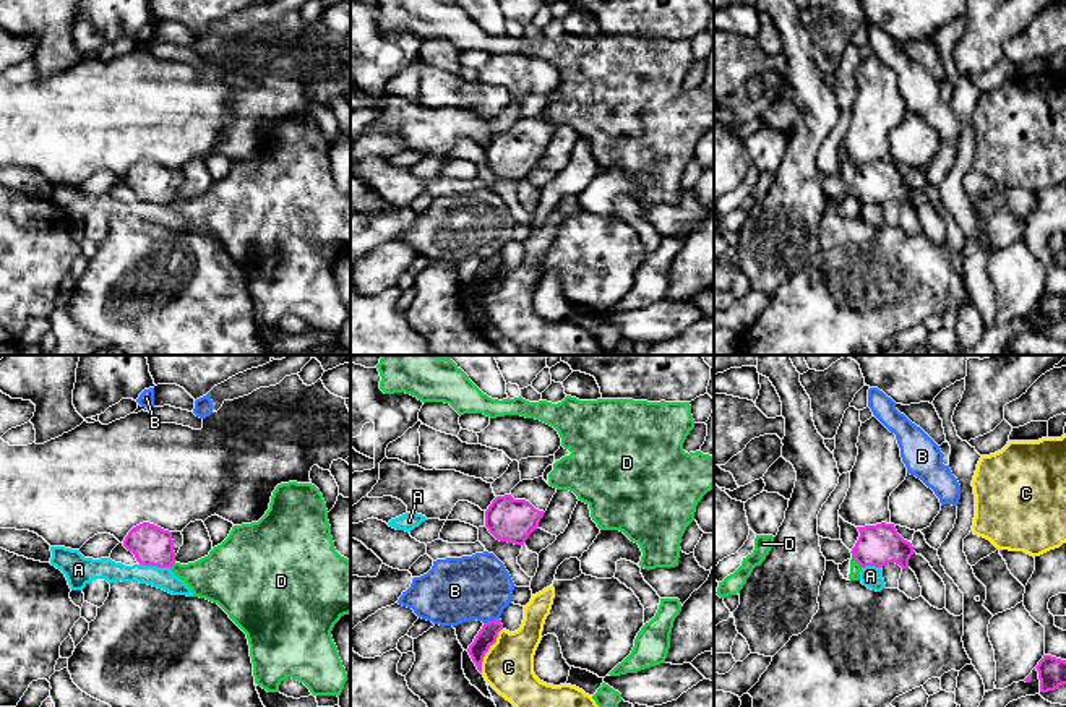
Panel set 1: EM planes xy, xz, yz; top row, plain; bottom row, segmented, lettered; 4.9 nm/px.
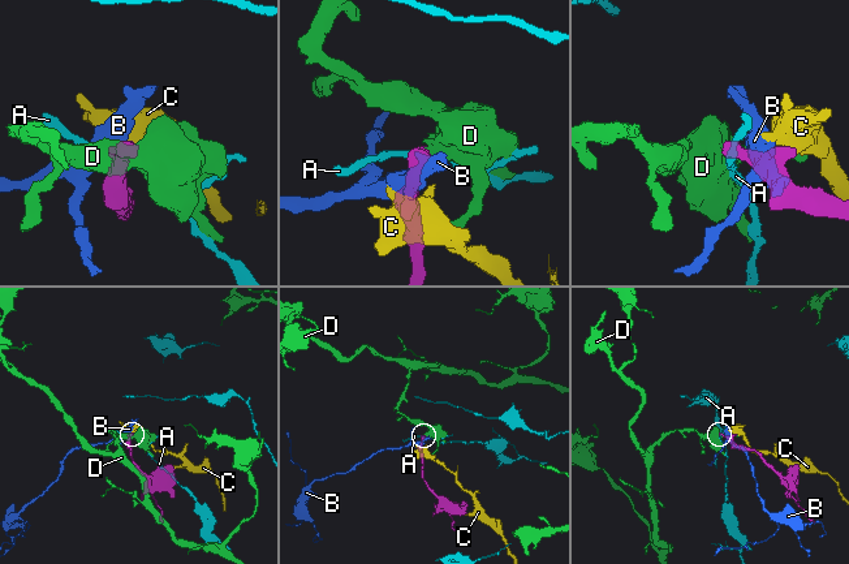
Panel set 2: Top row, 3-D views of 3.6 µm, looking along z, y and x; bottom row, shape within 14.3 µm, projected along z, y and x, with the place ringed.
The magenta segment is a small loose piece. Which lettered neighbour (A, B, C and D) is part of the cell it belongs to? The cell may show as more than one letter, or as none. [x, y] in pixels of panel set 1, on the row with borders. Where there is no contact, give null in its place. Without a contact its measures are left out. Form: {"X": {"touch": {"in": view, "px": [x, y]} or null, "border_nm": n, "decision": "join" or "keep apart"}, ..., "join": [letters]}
{"A": {"touch": {"in": "xy", "px": [154, 565]}, "border_nm": 150, "decision": "keep apart"}, "B": {"touch": {"in": "xz", "px": [490, 621]}, "border_nm": 90, "decision": "keep apart"}, "C": {"touch": {"in": "xz", "px": [487, 651]}, "border_nm": 240, "decision": "keep apart"}, "D": {"touch": {"in": "yz", "px": [857, 561]}, "border_nm": 70, "decision": "keep apart"}, "join": []}

